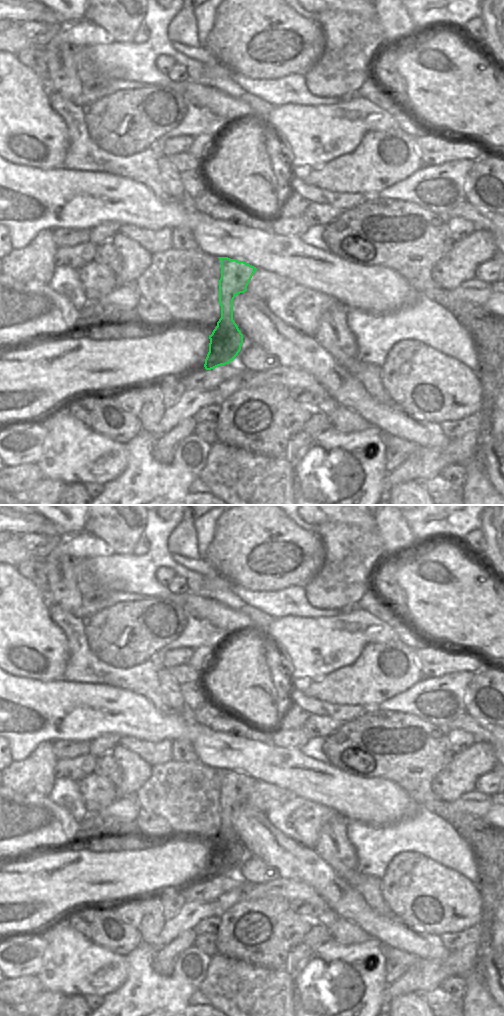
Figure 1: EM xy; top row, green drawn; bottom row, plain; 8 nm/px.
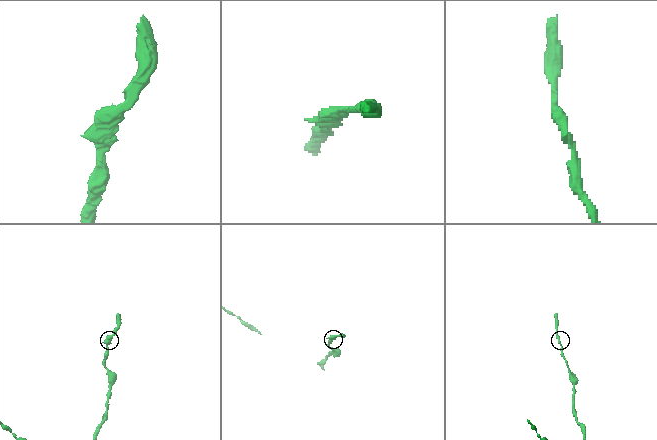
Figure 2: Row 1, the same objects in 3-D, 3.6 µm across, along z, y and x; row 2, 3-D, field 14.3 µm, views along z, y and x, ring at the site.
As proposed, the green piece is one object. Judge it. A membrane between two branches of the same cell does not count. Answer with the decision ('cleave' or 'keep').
keep

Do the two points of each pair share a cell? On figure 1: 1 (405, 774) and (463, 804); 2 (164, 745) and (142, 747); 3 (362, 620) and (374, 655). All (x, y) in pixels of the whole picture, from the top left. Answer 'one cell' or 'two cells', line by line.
1: two cells
2: one cell
3: two cells

